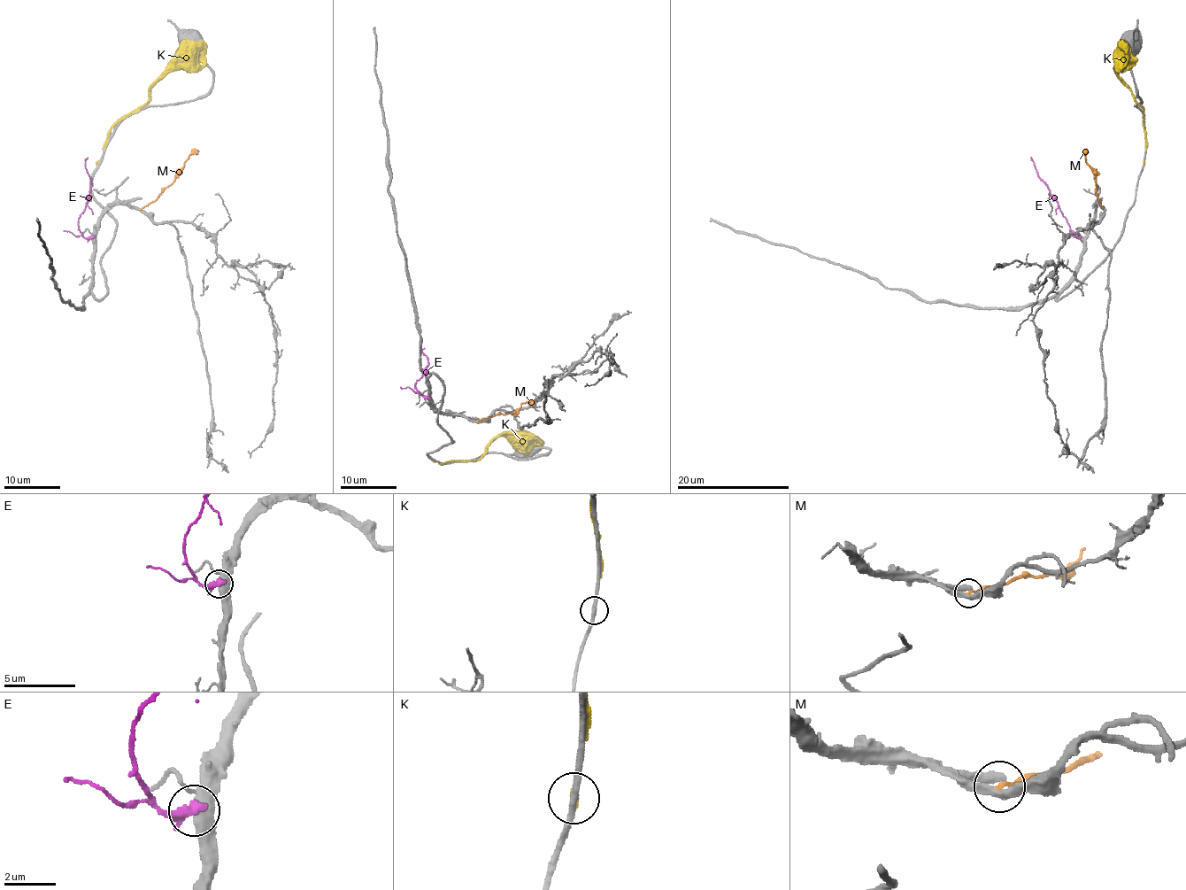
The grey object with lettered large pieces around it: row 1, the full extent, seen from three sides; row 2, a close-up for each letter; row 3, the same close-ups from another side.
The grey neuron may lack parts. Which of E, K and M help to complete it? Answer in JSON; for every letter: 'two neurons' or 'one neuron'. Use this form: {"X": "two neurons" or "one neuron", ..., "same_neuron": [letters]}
{"E": "one neuron", "K": "two neurons", "M": "two neurons", "same_neuron": ["E"]}

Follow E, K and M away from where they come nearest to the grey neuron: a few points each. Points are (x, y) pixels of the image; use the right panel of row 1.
E: (1082, 237), (1077, 237), (1070, 228), (1031, 157)
K: (1143, 162), (1143, 109), (1117, 75), (1117, 65), (1122, 59), (1125, 42)
M: (1103, 209), (1098, 199), (1096, 172), (1086, 159), (1087, 150)

